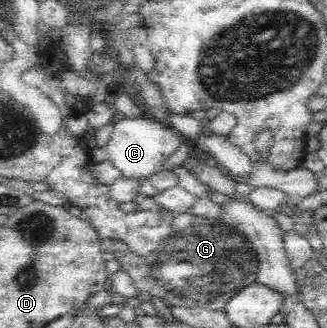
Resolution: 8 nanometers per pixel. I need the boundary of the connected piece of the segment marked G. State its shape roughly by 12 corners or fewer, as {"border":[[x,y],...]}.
{"border":[[190,212],[151,253],[113,249],[141,292],[223,309],[255,281],[232,224]]}

